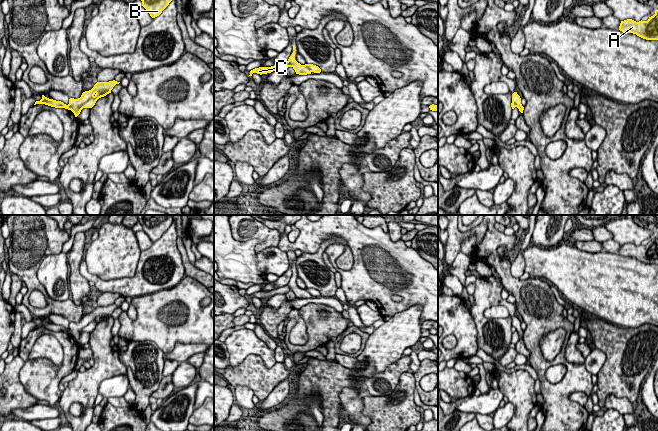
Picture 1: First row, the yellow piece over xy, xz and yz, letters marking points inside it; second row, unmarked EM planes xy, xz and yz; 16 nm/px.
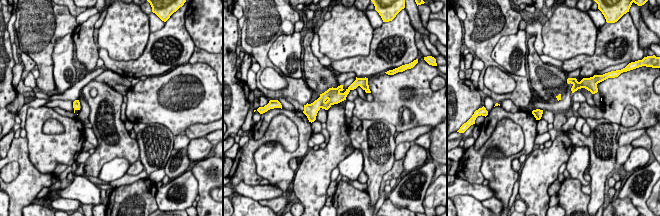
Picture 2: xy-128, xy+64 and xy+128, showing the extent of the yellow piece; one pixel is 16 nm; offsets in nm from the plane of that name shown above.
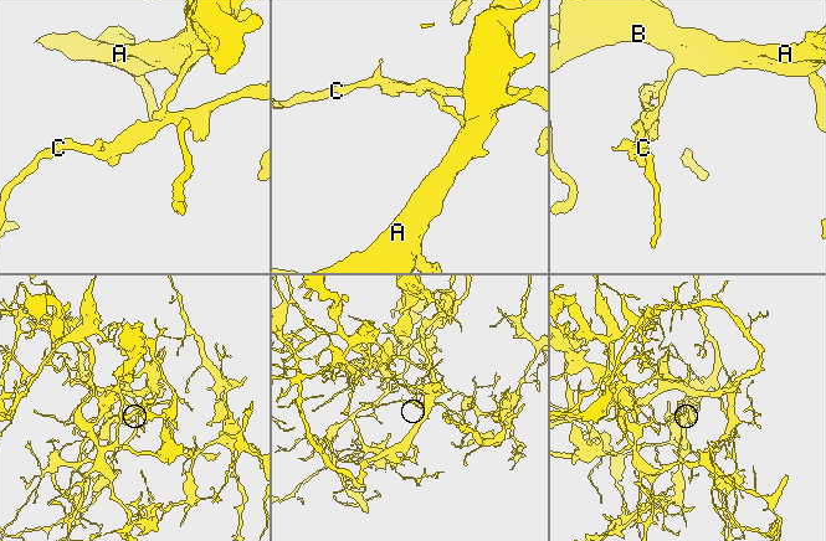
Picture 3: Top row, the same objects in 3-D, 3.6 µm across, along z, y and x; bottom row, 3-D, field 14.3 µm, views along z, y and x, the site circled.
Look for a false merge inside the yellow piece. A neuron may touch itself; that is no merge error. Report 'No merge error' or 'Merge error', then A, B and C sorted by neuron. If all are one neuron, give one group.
Merge error. Groups: A B / C

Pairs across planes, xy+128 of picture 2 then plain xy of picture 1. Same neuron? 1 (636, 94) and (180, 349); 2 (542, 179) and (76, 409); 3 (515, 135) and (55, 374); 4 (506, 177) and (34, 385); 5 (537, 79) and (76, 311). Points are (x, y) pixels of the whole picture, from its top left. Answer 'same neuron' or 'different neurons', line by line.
1: different neurons
2: different neurons
3: different neurons
4: same neuron
5: different neurons

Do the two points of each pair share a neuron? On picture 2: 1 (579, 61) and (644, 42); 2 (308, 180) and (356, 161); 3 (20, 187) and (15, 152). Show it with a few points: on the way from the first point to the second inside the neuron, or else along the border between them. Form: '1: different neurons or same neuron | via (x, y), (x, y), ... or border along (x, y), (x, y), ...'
1: different neurons | border along (633, 20), (638, 33), (638, 45), (642, 49)
2: different neurons | border along (354, 150), (336, 166)
3: same neuron | via (24, 178), (24, 161)

